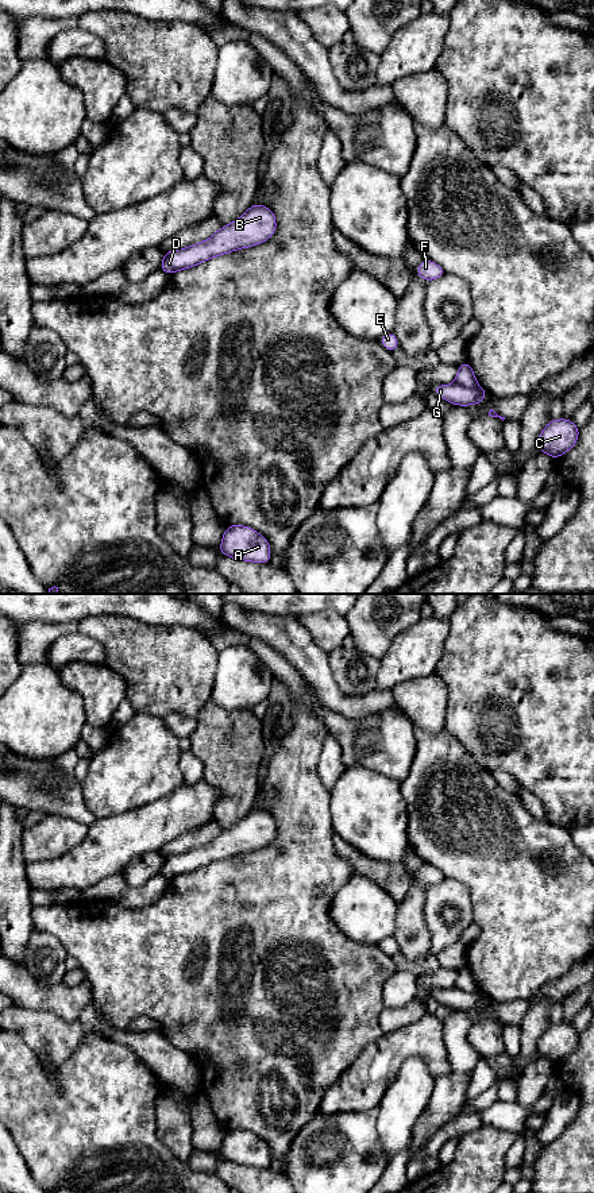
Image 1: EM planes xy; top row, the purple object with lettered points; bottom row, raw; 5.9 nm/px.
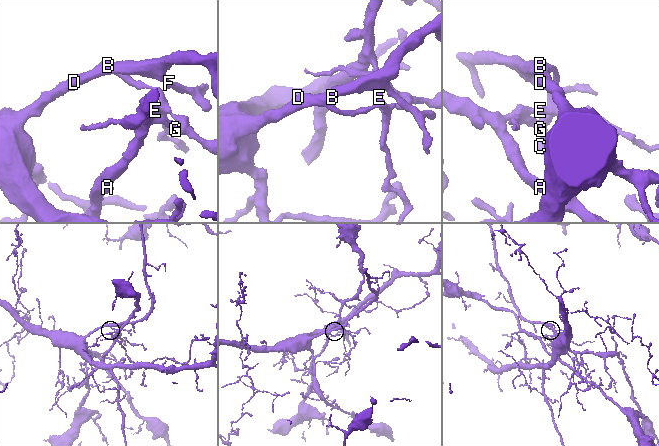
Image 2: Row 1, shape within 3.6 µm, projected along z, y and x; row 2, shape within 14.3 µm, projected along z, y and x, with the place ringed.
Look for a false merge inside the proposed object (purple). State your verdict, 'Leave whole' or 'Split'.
Split

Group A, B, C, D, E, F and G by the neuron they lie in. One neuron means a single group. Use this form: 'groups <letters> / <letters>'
groups A C E G / B D F

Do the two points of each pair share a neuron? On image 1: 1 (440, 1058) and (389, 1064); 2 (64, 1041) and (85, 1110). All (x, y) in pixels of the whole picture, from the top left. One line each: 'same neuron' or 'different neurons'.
1: same neuron
2: different neurons

